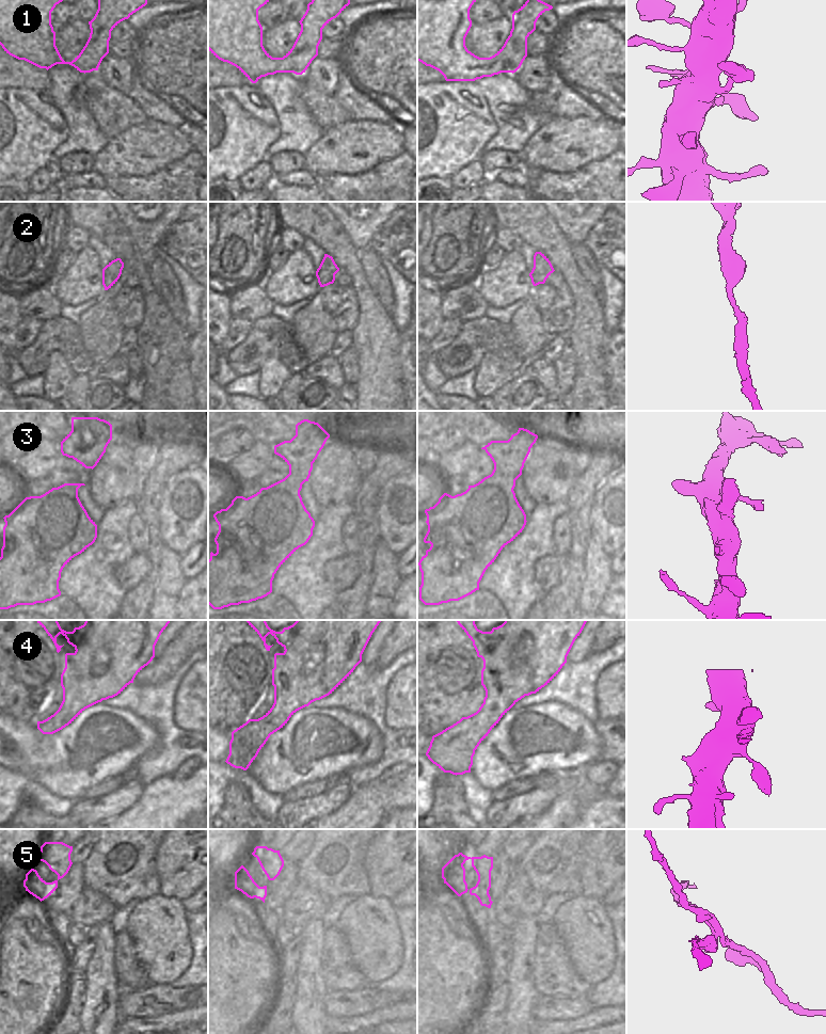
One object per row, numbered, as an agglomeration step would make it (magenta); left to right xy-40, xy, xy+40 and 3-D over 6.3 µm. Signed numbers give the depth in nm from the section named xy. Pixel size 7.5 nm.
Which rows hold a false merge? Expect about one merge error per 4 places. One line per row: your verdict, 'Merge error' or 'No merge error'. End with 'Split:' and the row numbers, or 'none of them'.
1: No merge error
2: No merge error
3: No merge error
4: No merge error
5: Merge error
Split: 5

